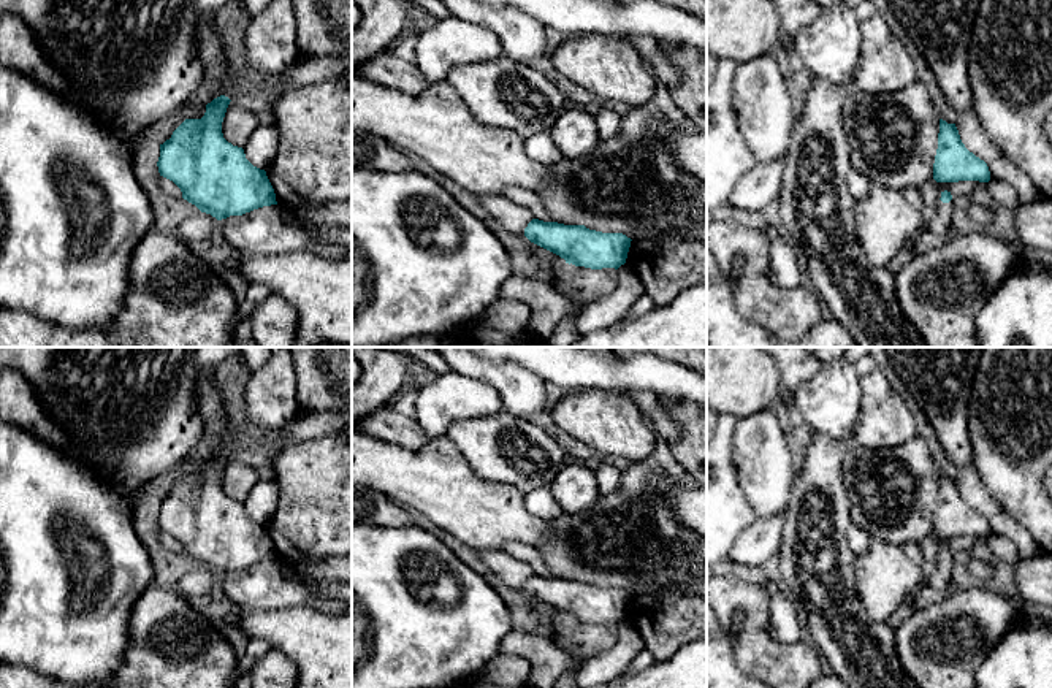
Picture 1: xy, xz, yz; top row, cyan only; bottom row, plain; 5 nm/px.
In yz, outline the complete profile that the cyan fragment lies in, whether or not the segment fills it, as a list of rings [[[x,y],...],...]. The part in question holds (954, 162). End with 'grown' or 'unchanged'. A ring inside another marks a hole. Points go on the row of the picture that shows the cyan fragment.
[[[940,119],[933,179],[936,182],[990,181],[987,163],[965,147],[955,124],[943,119]]] | unchanged

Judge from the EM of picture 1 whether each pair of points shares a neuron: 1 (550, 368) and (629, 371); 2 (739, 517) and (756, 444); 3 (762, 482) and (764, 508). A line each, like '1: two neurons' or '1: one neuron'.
1: one neuron
2: two neurons
3: one neuron

